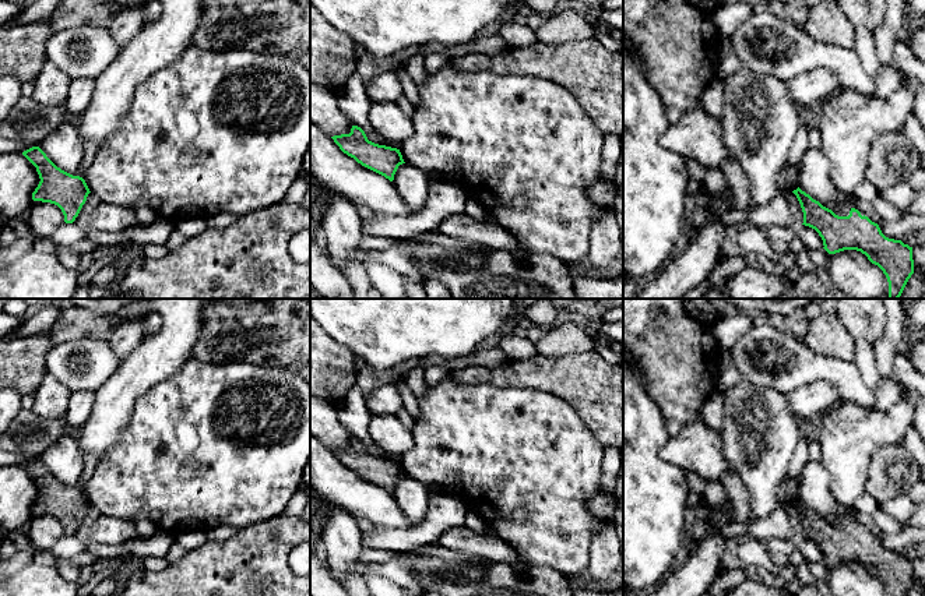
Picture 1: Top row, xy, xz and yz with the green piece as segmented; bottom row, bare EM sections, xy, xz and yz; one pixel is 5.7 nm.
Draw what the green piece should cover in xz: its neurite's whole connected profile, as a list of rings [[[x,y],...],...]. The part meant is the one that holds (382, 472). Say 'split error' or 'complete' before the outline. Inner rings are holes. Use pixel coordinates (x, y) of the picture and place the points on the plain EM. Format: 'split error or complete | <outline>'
complete | [[[352,438],[349,447],[331,451],[344,466],[390,494],[394,493],[398,479],[405,476],[400,462],[369,454],[365,444],[358,438]]]

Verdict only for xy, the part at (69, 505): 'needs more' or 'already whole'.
already whole

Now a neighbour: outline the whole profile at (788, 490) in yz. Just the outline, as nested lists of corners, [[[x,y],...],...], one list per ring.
[[[798,477],[791,480],[784,479],[777,489],[777,498],[781,508],[796,502],[799,500]]]

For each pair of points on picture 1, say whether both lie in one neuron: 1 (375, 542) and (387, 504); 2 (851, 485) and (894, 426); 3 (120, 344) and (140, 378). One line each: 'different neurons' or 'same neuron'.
1: different neurons
2: same neuron
3: different neurons

